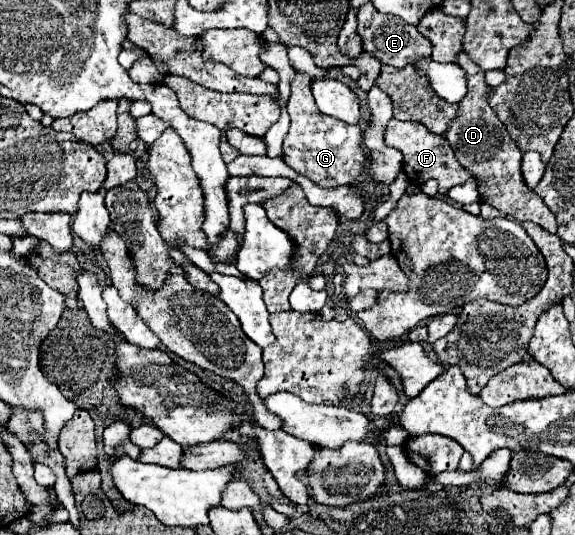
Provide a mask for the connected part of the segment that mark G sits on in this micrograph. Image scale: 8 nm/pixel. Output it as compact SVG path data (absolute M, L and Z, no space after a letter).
M296 75L292 81L292 93L288 99L288 115L292 119L290 131L284 139L284 153L282 159L288 167L296 173L308 177L318 187L334 189L334 187L362 187L368 155L362 149L362 131L358 125L348 125L330 115L320 113L312 99L312 79L306 75Z

